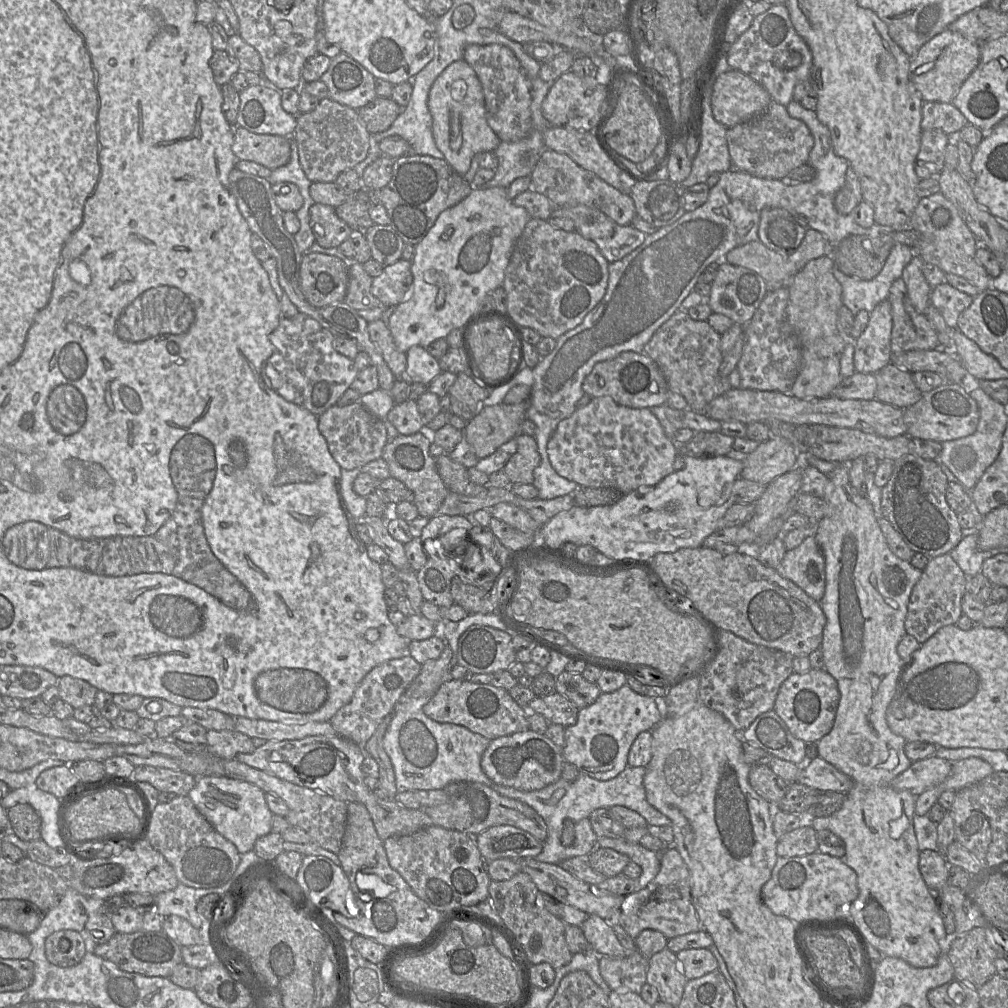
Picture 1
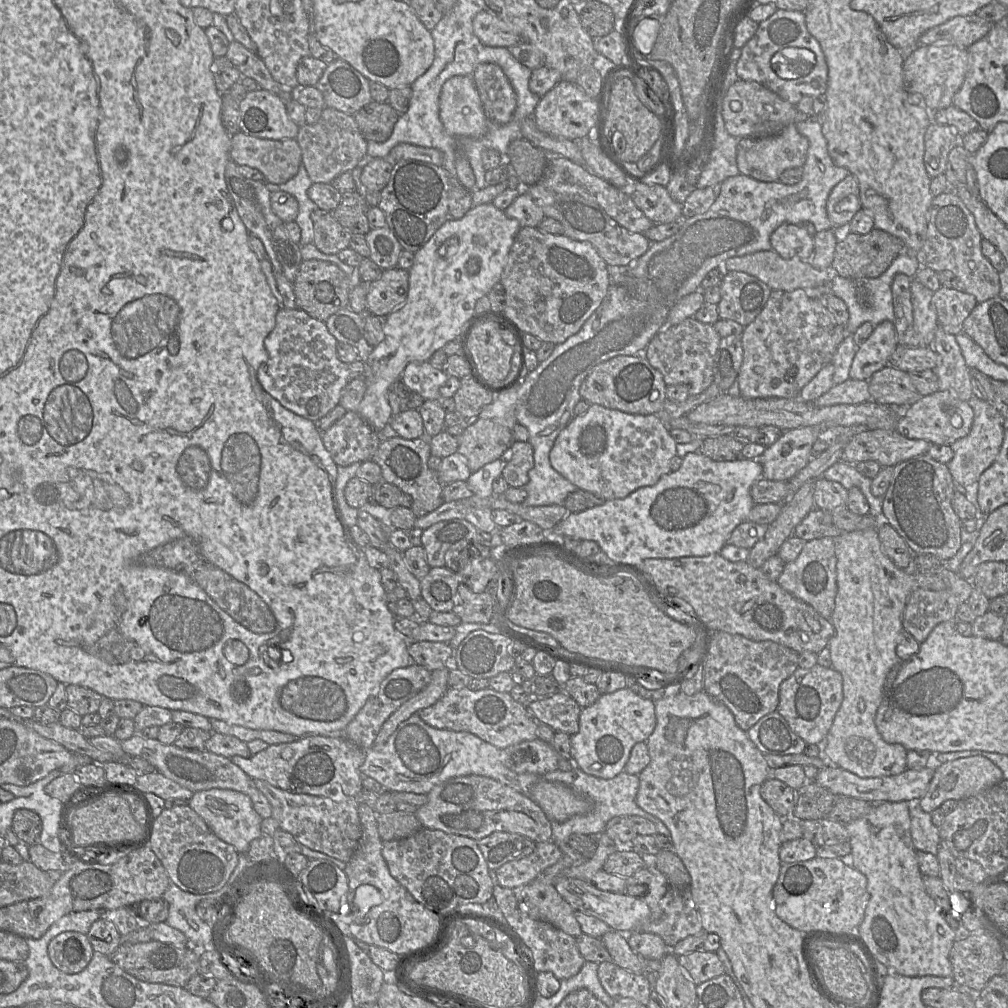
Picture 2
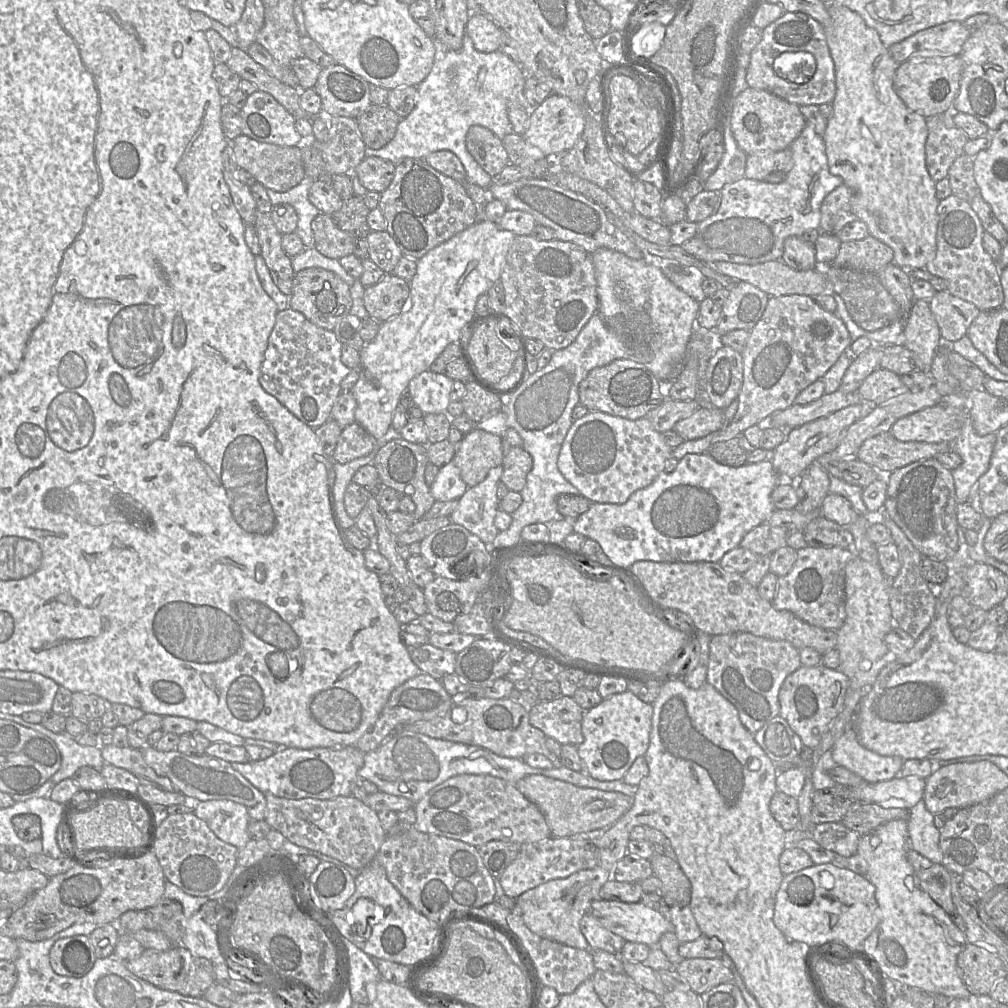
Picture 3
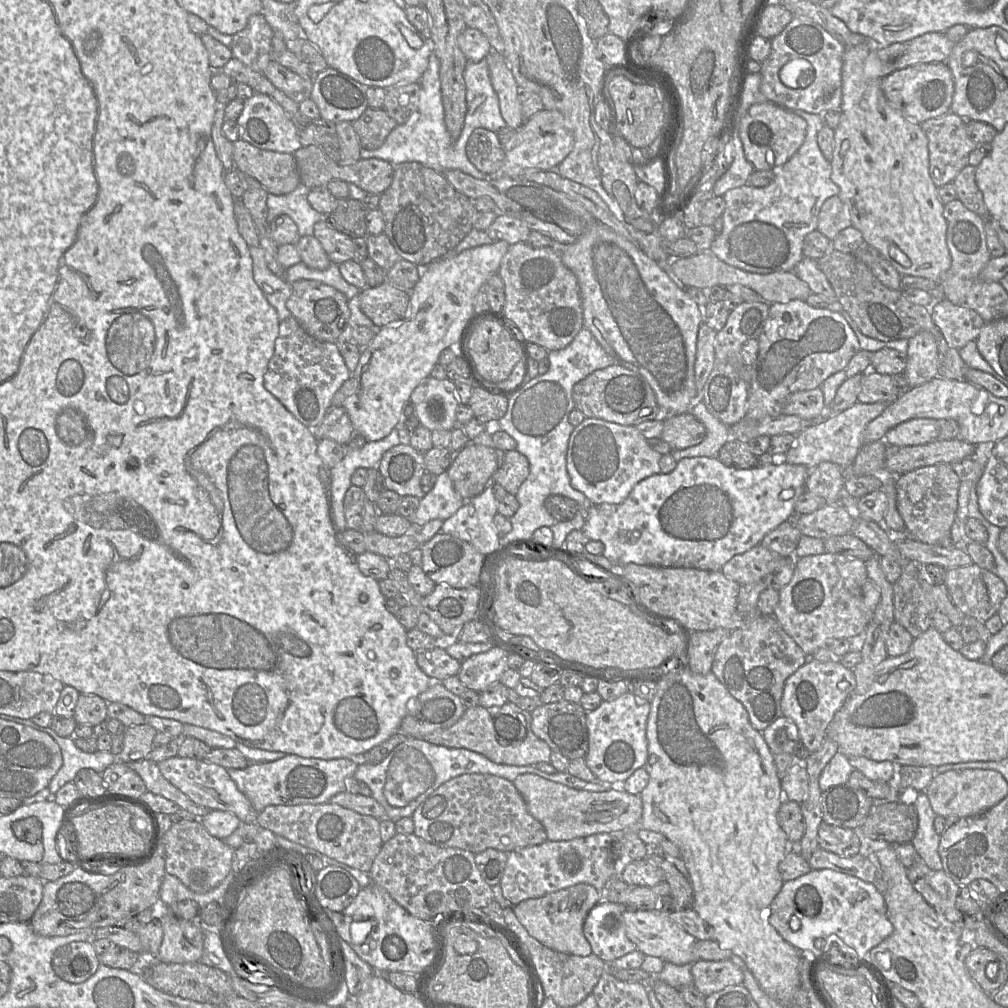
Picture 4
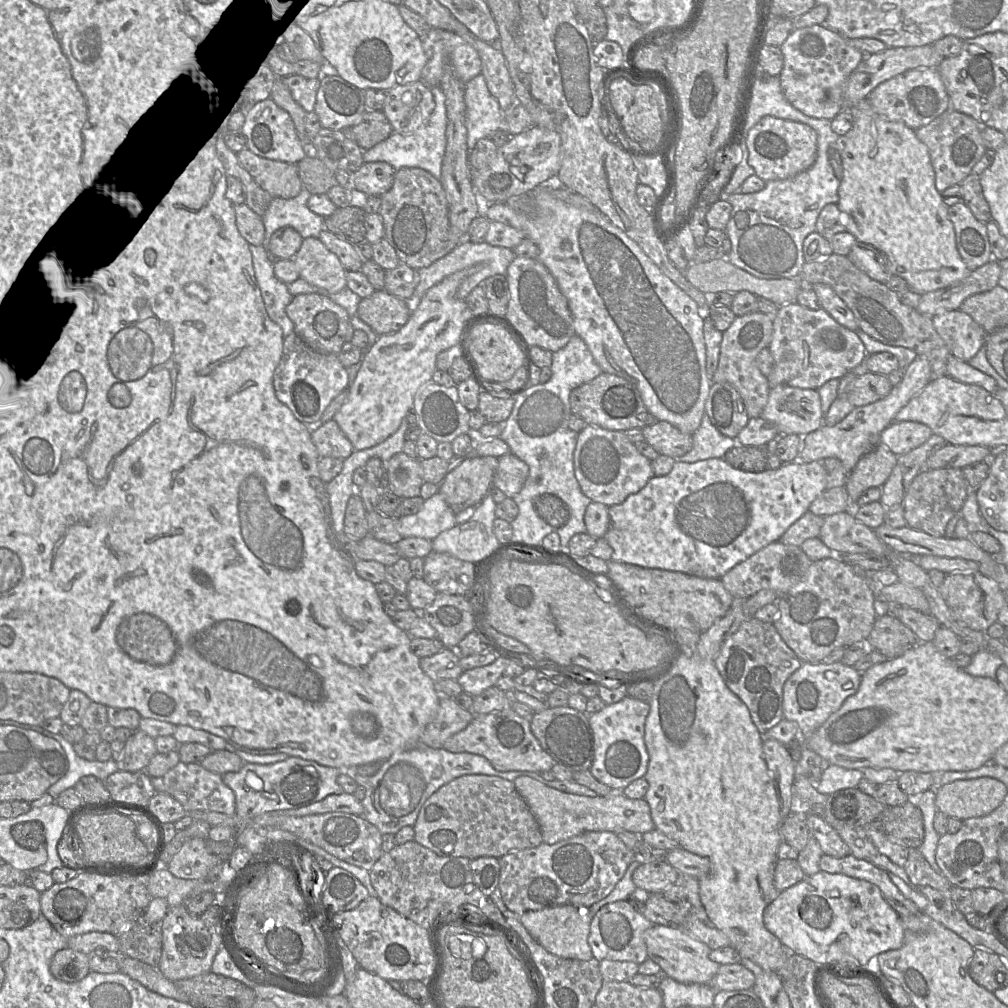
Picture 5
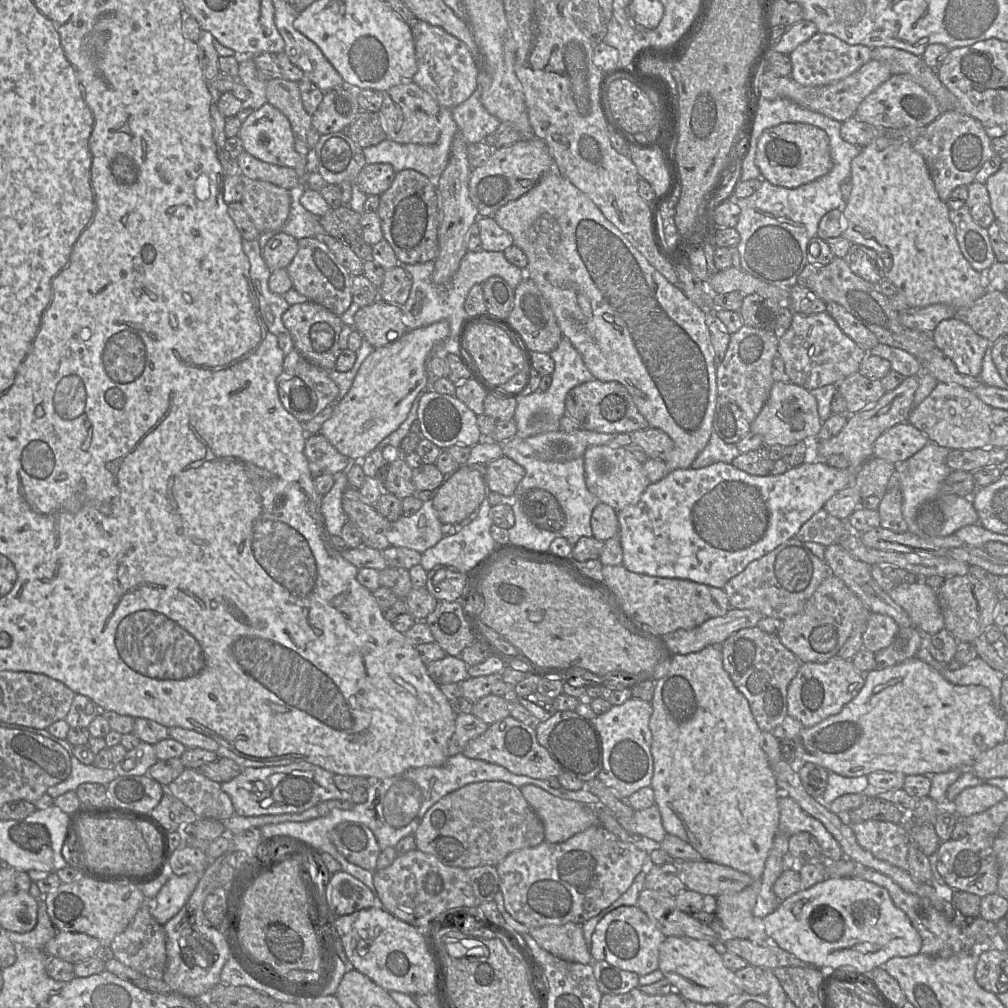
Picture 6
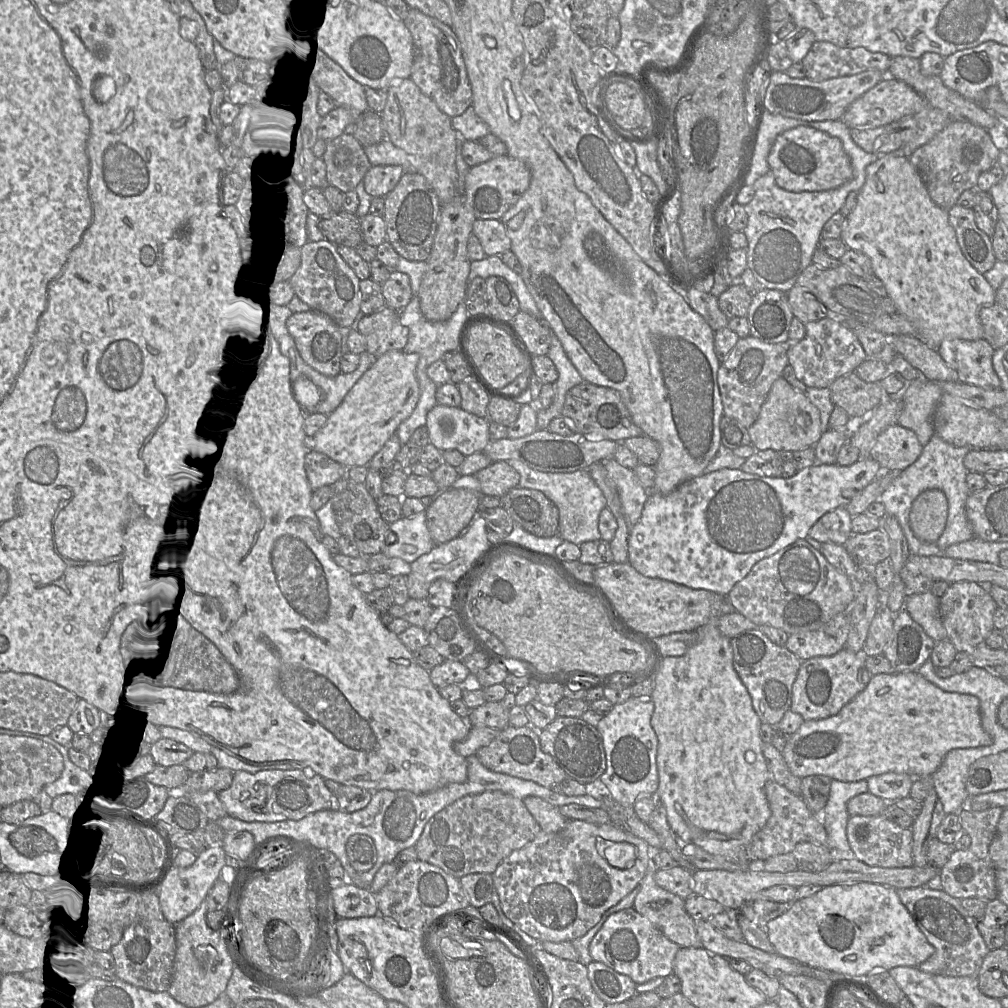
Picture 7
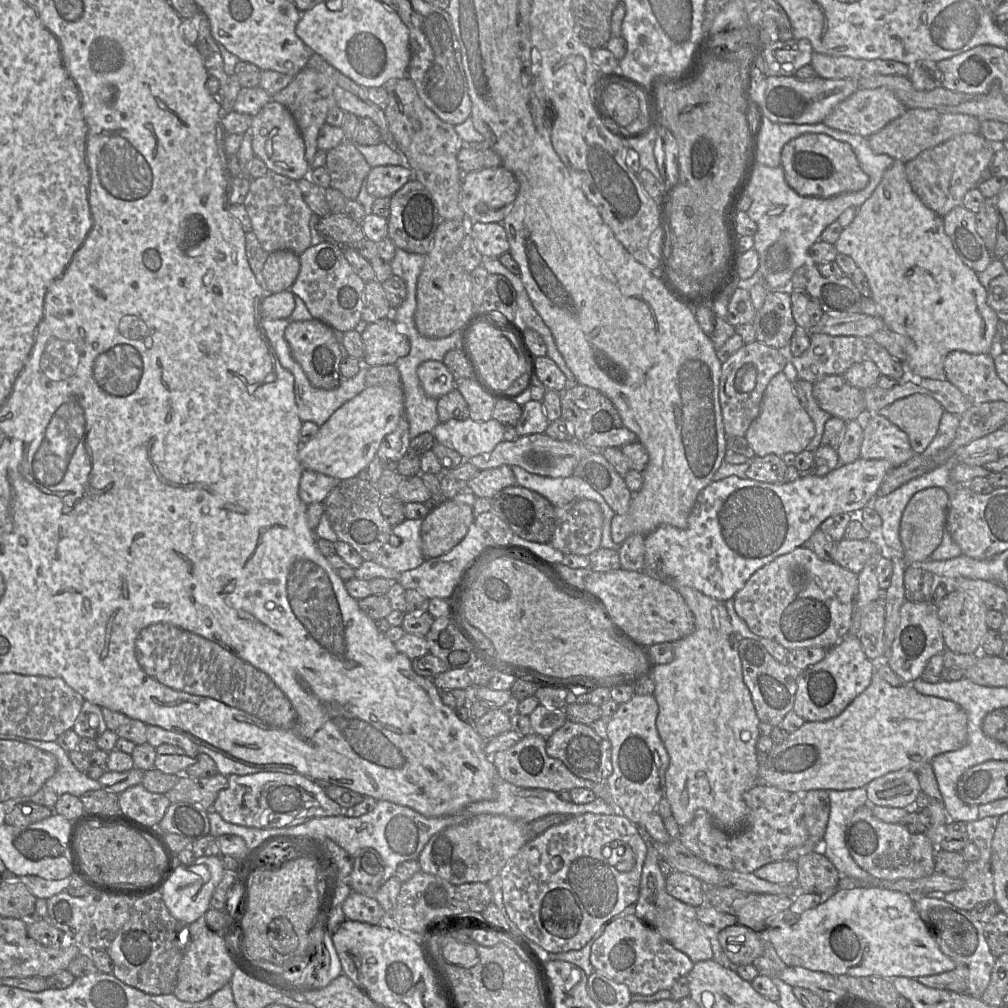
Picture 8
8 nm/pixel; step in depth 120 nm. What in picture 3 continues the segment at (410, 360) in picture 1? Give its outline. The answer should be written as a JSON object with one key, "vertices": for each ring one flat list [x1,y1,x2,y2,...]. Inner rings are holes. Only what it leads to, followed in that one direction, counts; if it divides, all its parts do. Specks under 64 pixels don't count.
{"vertices":[[426,370,412,378,408,391,424,414,446,412,453,381,444,373]]}

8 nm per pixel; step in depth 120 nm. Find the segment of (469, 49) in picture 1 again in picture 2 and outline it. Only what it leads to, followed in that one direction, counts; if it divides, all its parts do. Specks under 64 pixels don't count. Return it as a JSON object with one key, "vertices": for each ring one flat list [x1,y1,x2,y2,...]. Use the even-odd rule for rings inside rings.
{"vertices":[[480,63,472,77,487,118,499,125,510,122,516,109,517,97,501,67,493,63]]}

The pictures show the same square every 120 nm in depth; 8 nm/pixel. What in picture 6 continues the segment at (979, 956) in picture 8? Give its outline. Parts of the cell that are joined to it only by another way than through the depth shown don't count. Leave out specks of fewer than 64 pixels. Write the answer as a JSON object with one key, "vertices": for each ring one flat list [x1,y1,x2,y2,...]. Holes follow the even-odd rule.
{"vertices":[[856,863,852,878,873,882,888,891,895,906,908,916,913,927,921,936,922,947,920,953,947,958,959,953,969,953,971,948,975,945,976,941,973,938,966,936,961,932,959,927,952,925,942,913,930,904,928,899,923,899,915,894,904,891,890,877,861,865,860,863]]}

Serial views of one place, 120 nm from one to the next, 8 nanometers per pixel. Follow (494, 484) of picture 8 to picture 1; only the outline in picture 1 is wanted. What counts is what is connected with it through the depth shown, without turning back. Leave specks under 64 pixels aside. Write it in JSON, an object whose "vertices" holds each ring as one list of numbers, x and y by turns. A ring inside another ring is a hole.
{"vertices":[[519,433,517,451,503,468,511,484,533,484,533,472,539,464,540,454,535,437]]}

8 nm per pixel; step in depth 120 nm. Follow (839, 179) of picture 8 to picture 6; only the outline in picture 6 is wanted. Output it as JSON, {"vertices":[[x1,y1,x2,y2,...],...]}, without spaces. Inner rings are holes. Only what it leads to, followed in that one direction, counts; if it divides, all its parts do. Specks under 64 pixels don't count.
{"vertices":[[781,123,766,129,758,140,756,164,762,178,773,185,797,188,826,175,833,168,830,139,821,128,807,123]]}

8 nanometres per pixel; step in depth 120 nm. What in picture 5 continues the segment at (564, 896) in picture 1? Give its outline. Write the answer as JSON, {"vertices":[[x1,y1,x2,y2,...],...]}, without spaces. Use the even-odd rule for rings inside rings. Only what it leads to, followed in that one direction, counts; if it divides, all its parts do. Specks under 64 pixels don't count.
{"vertices":[[655,924,644,932,648,958,657,963,663,975,683,984,708,985,720,964,709,958,711,949,681,928]]}

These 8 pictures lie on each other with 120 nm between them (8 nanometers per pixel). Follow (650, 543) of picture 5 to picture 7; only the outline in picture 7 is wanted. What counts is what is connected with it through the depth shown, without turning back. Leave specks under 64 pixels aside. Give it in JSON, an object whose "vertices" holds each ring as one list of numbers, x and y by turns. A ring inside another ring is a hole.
{"vertices":[[860,458,849,466,814,464,797,471,795,475,789,478,758,476,743,472,740,469,723,468,692,478,666,495,650,492,639,521,632,527,628,536,628,563,645,577,660,578,692,589,709,590,727,597,733,586,746,577,754,564,763,558,772,556,799,539,806,540,809,530,819,518,838,507,845,507,857,493,874,481,882,471,879,463,872,458]]}

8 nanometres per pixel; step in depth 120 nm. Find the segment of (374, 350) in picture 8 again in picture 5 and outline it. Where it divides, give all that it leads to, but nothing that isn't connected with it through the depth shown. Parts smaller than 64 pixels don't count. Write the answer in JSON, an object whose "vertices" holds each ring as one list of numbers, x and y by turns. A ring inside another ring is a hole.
{"vertices":[[382,289,360,300,357,315,381,336,400,330,414,309,410,302]]}

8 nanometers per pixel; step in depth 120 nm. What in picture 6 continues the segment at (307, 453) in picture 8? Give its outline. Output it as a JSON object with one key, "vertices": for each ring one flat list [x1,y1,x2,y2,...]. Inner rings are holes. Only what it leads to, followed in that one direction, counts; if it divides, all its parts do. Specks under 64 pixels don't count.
{"vertices":[[441,320,428,326,409,330,396,342,375,348,362,363,348,393,336,402,333,414,323,423,320,433,352,462,361,462,377,449,384,438,399,428,407,418,416,397,430,388,431,376,428,373,428,360,432,353,447,340,449,333,449,322]]}

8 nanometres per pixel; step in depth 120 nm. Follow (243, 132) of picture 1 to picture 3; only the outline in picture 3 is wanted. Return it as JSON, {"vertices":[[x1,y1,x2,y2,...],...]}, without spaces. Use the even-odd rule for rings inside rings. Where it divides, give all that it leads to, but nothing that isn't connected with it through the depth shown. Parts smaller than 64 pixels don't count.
{"vertices":[[243,134,230,142,237,166,249,172,266,189,286,192,297,186,306,177,299,146,285,147,262,143]]}

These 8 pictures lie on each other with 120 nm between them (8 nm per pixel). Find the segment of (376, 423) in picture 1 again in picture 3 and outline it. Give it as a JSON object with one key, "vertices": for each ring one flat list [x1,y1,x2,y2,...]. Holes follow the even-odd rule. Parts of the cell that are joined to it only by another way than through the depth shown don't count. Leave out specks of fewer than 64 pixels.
{"vertices":[[353,422,342,429,333,453,334,462,345,464,371,453,376,439,359,423]]}

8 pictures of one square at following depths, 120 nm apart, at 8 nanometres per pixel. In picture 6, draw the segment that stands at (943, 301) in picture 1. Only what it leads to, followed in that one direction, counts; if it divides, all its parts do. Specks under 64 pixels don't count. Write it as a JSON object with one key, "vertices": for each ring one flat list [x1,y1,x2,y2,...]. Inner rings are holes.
{"vertices":[[958,317,941,321,933,332,933,338,936,347,954,363,959,373,979,377,983,357,990,345,986,338,978,335,964,320]]}

